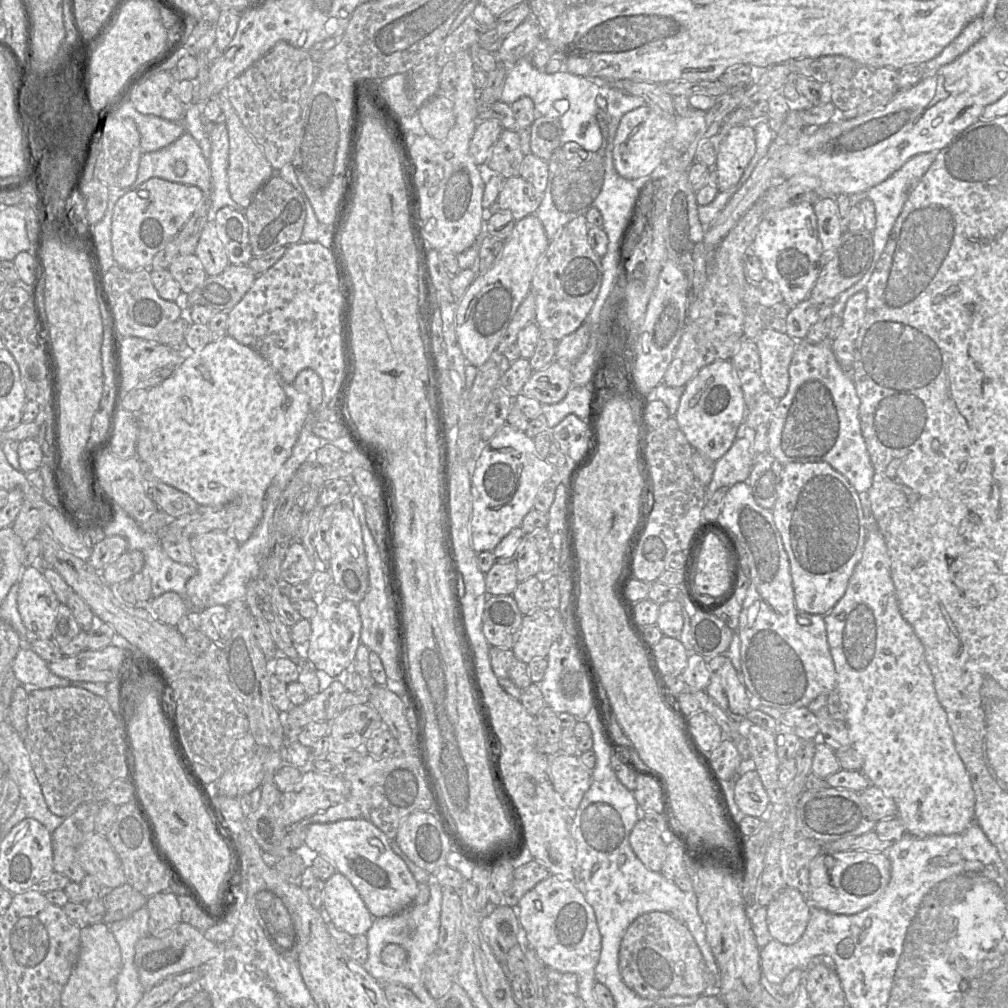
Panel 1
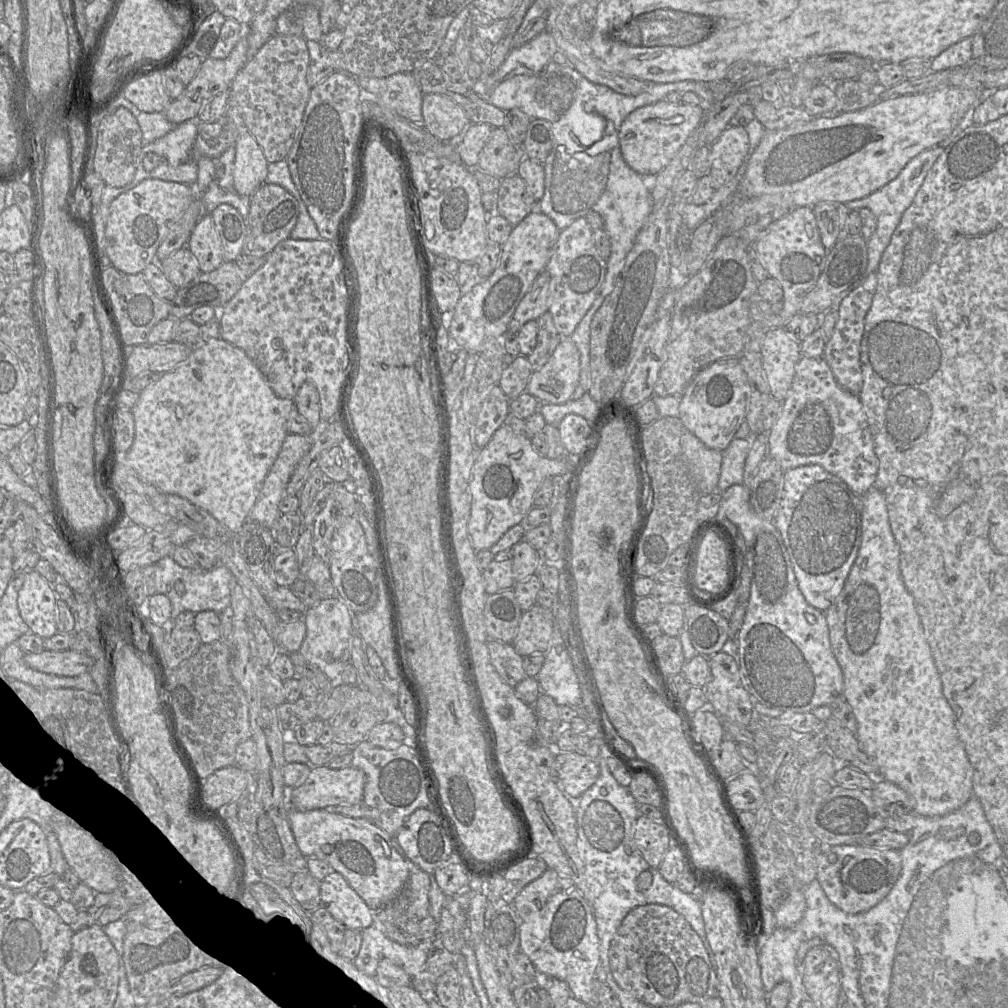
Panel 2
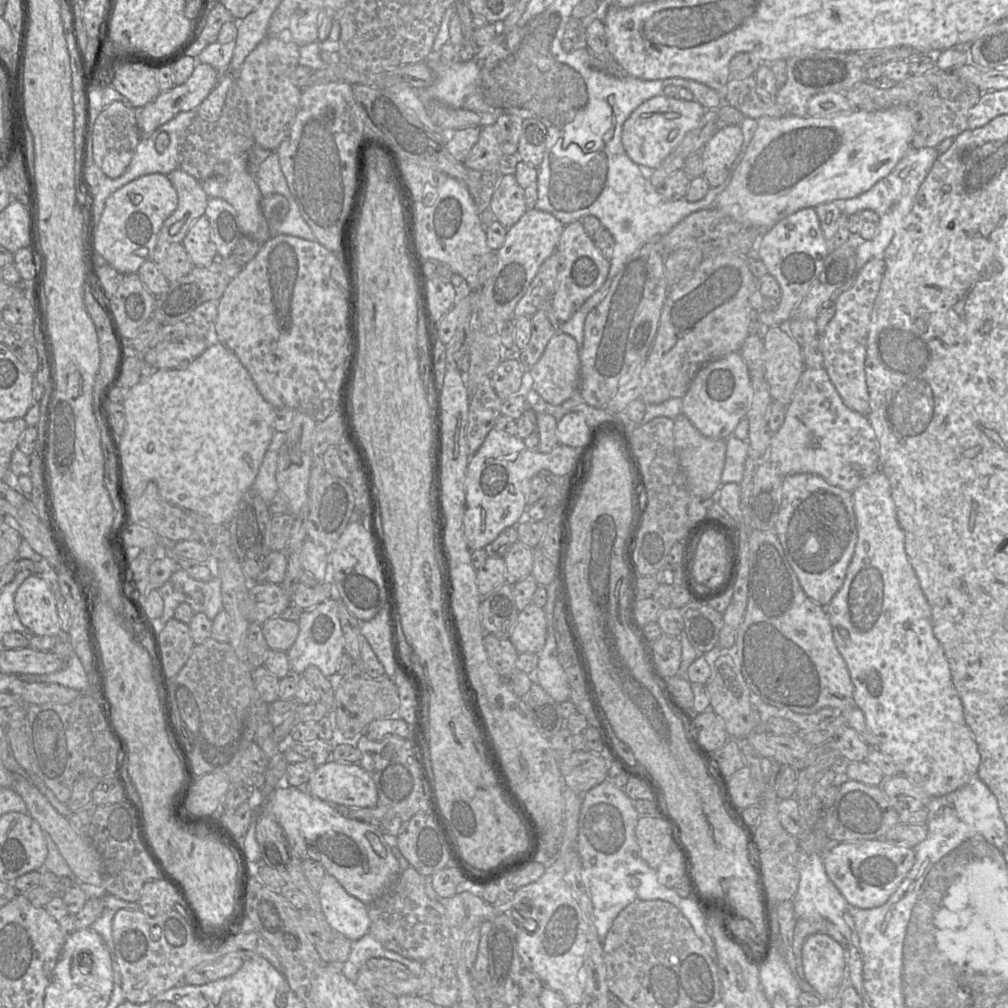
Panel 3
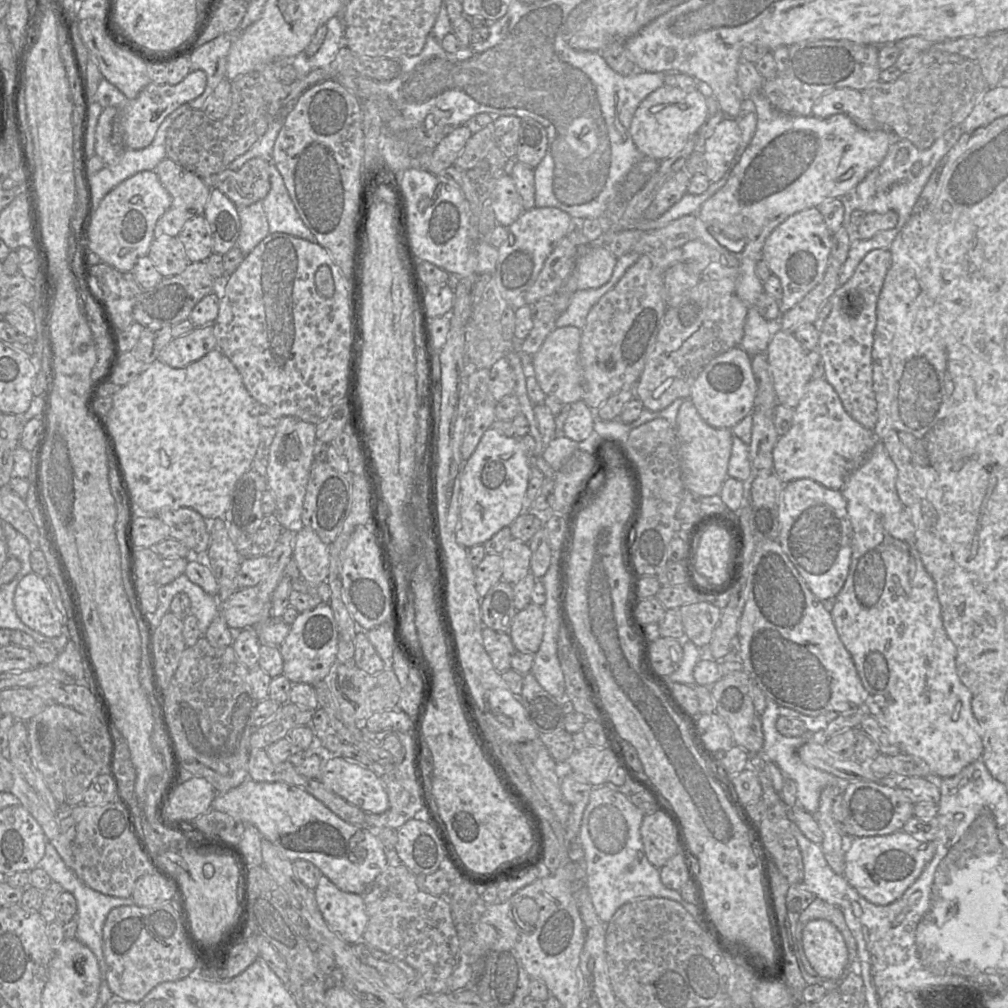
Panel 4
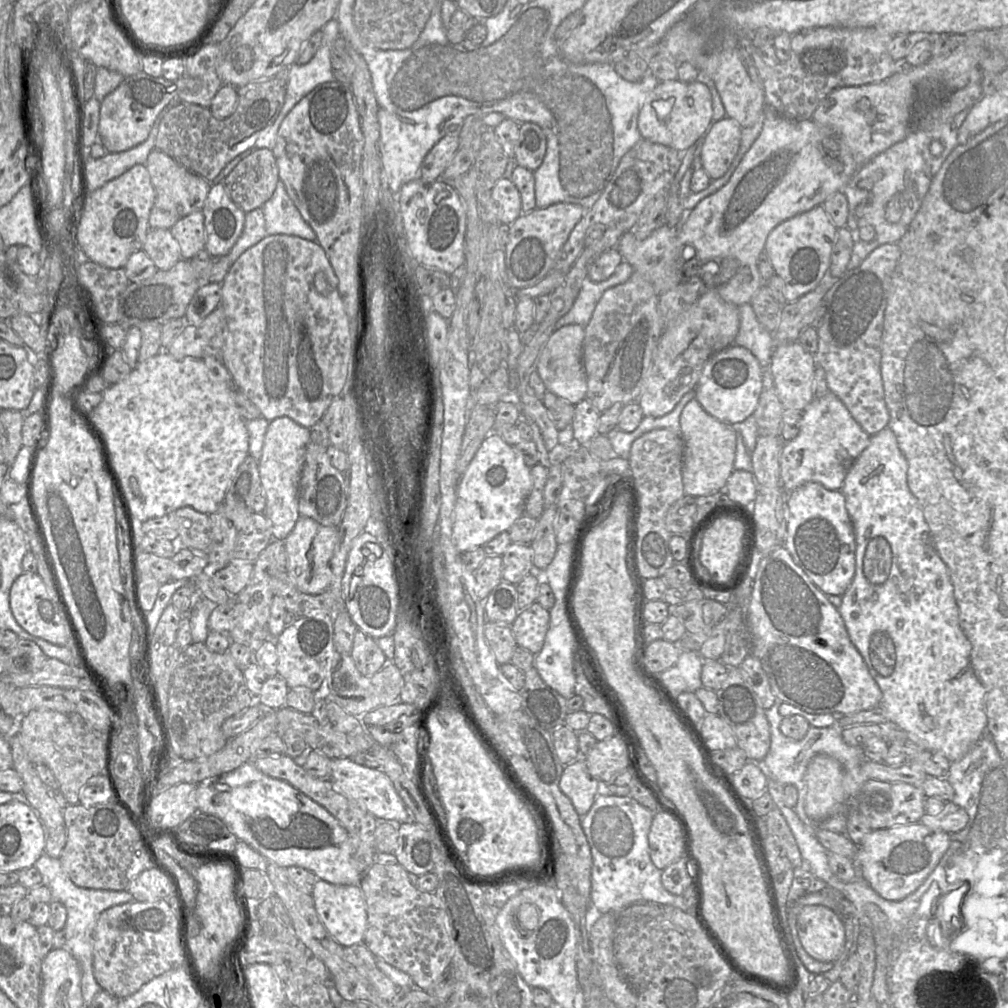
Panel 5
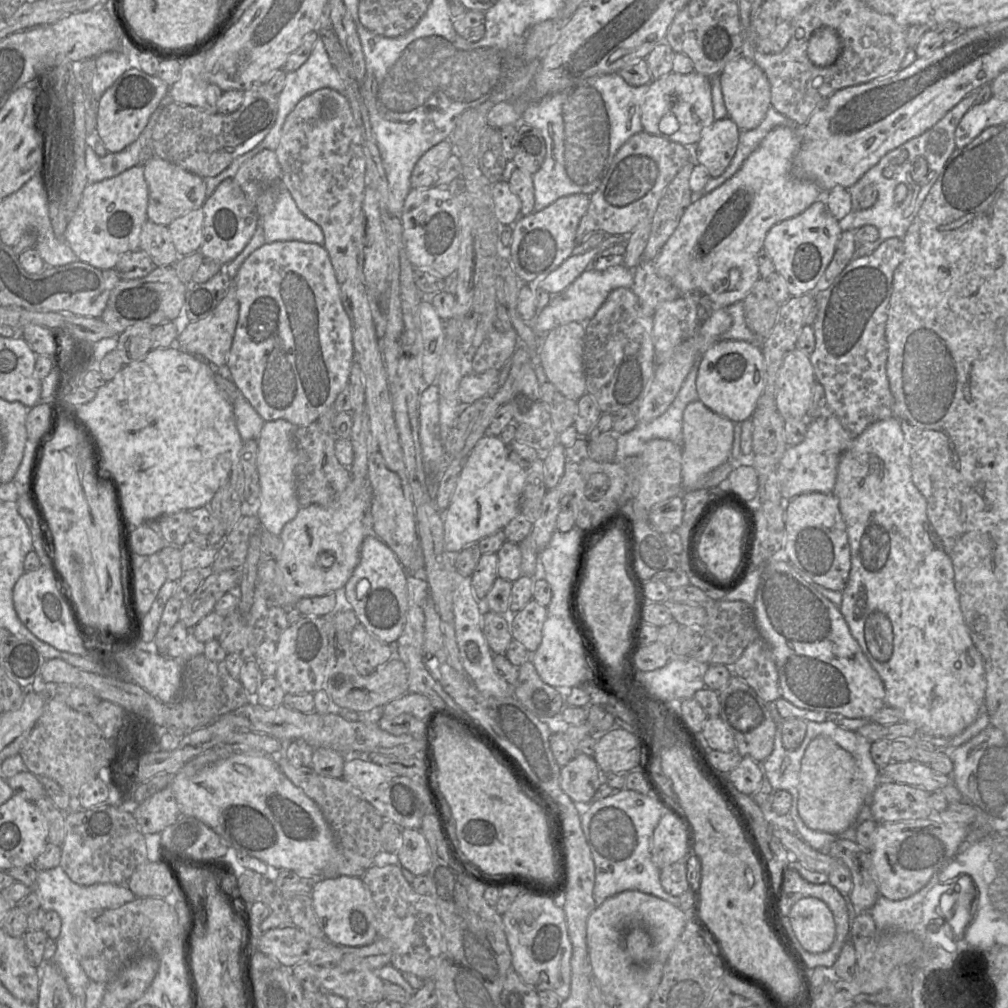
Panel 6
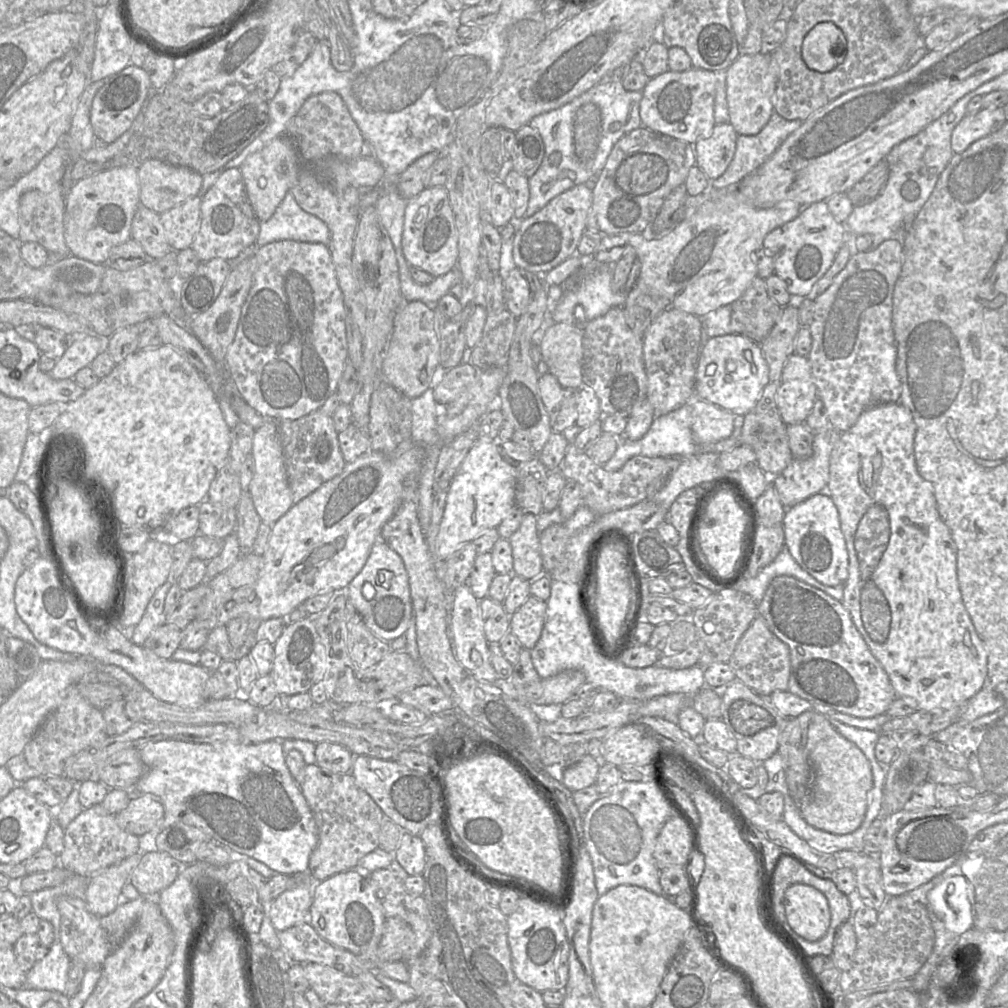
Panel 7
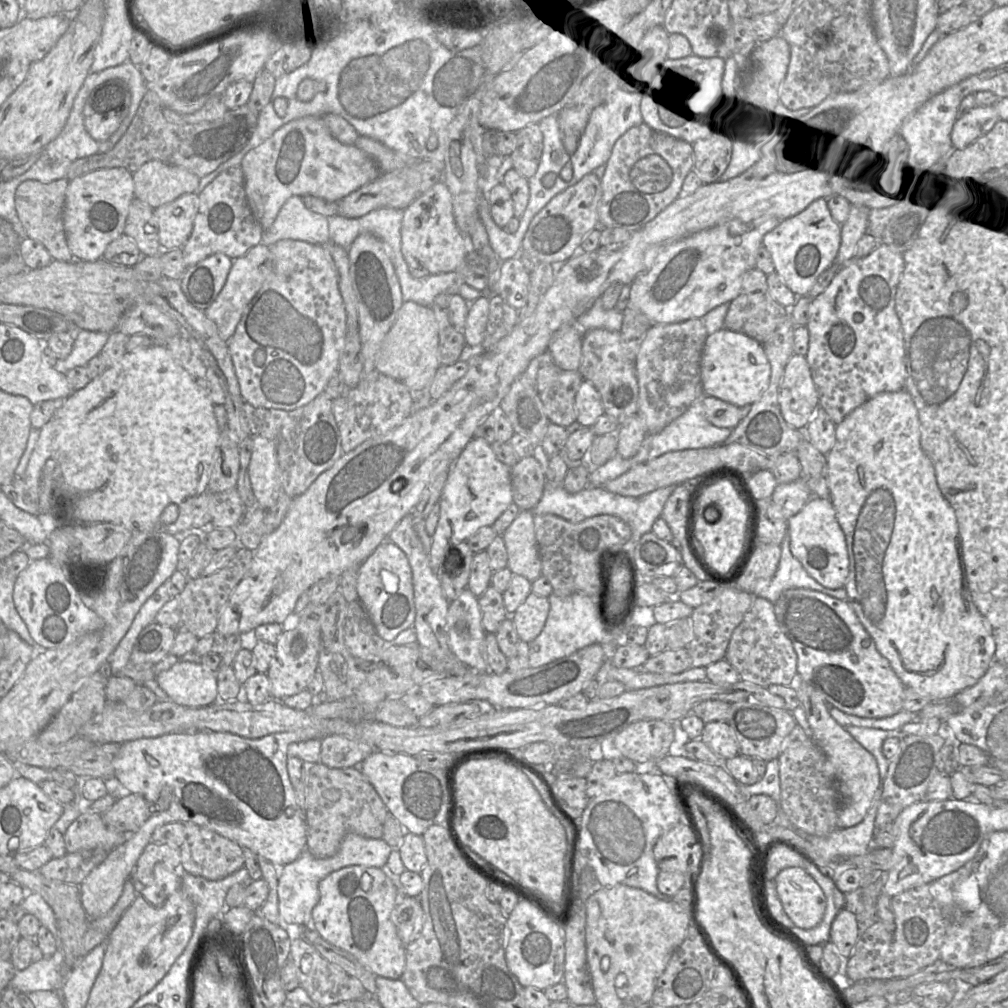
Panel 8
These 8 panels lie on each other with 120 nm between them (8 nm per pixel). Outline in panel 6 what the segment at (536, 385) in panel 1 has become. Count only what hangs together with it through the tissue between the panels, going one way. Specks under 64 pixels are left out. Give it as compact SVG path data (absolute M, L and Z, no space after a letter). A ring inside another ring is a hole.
M569 322L558 326L541 338L538 362L542 365L547 380L565 397L578 401L586 393L586 379L583 366L583 345L585 324Z

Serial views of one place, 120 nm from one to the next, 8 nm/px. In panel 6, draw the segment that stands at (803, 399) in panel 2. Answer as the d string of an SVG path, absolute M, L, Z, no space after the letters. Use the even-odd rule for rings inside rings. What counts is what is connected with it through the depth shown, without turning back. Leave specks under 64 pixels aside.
M831 411L807 421L805 439L798 445L788 446L777 465L777 478L785 502L806 493L833 493L841 456L856 437L844 429Z

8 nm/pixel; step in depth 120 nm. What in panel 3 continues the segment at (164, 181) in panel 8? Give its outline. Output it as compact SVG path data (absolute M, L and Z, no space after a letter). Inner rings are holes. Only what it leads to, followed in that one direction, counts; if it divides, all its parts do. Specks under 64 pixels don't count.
M181 168L173 170L167 177L177 192L178 205L163 222L157 246L181 243L191 225L204 215L209 199L201 182Z

